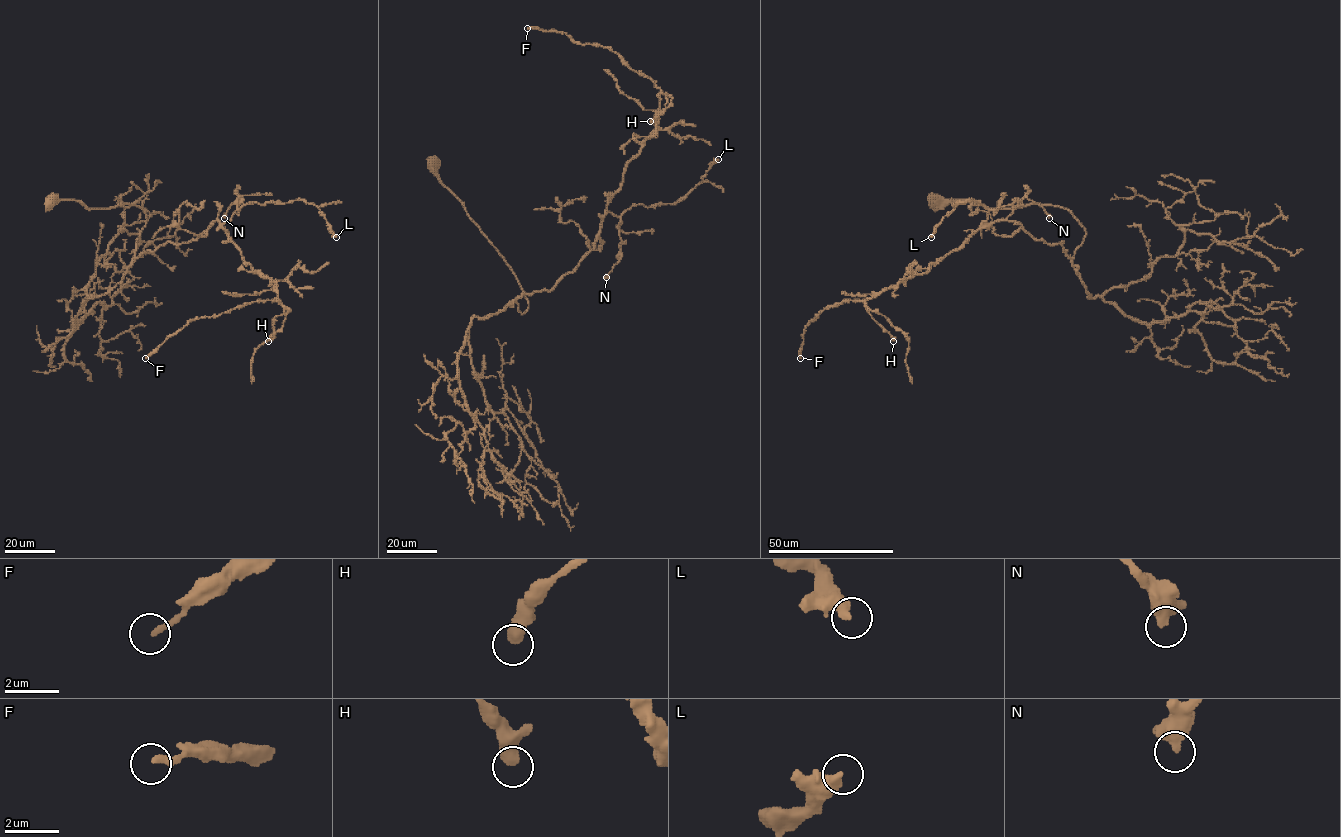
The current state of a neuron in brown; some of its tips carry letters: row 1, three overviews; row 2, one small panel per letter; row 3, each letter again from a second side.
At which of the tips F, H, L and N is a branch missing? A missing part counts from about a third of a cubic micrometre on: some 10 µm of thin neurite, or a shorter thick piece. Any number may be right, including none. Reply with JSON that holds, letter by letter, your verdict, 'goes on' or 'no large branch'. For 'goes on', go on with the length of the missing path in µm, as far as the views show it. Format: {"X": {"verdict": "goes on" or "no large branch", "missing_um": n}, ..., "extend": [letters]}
{"F": {"verdict": "no large branch"}, "H": {"verdict": "no large branch"}, "L": {"verdict": "no large branch"}, "N": {"verdict": "no large branch"}, "extend": []}

